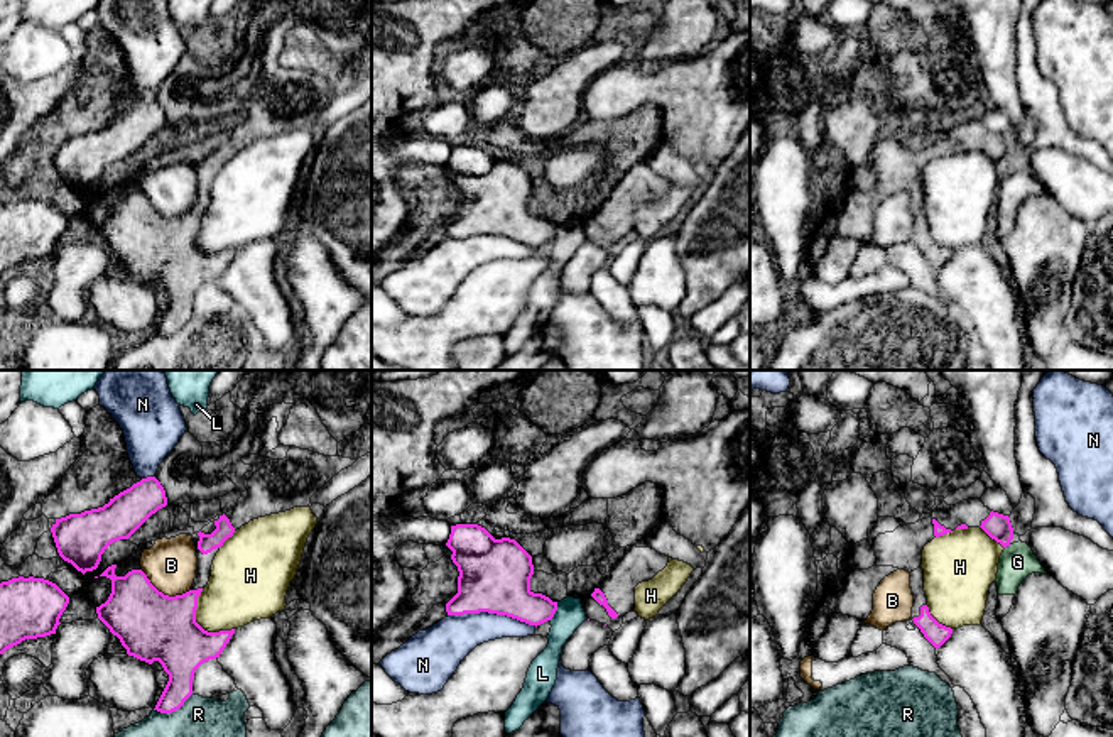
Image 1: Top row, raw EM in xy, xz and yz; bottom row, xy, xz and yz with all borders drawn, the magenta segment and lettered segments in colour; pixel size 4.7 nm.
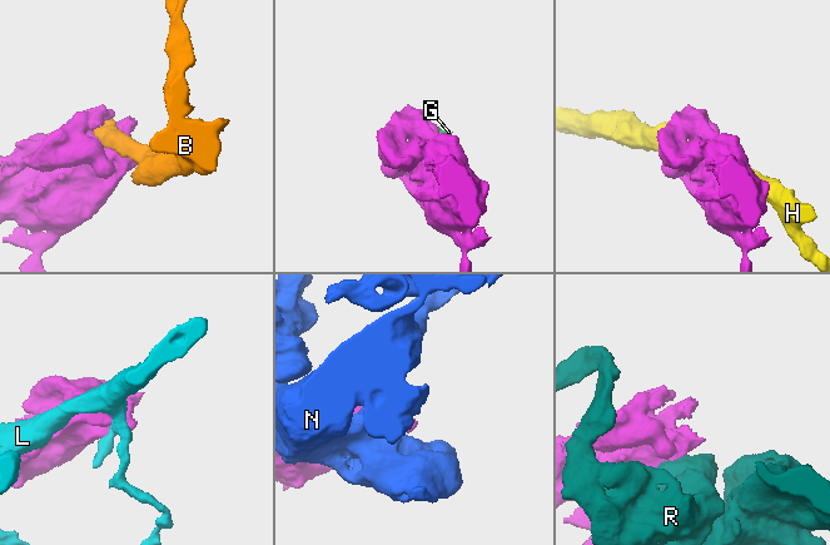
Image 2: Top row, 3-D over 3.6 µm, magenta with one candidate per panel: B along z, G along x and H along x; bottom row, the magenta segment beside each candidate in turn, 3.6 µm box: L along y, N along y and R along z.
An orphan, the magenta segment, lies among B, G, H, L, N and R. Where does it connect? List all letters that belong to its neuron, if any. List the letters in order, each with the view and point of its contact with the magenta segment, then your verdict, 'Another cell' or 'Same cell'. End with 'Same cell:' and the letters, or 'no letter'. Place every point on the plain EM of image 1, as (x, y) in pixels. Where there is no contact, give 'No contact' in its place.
B: Touches magenta at xy (162, 215). Another cell
G: Touches magenta at yz (1007, 166). Another cell
H: Touches magenta at xy (198, 245). Another cell
L: Touches magenta at xz (556, 230). Another cell
N: Touches magenta at xz (492, 234). Another cell
R: Touches magenta at xy (173, 332). Another cell
Same cell: no letter

